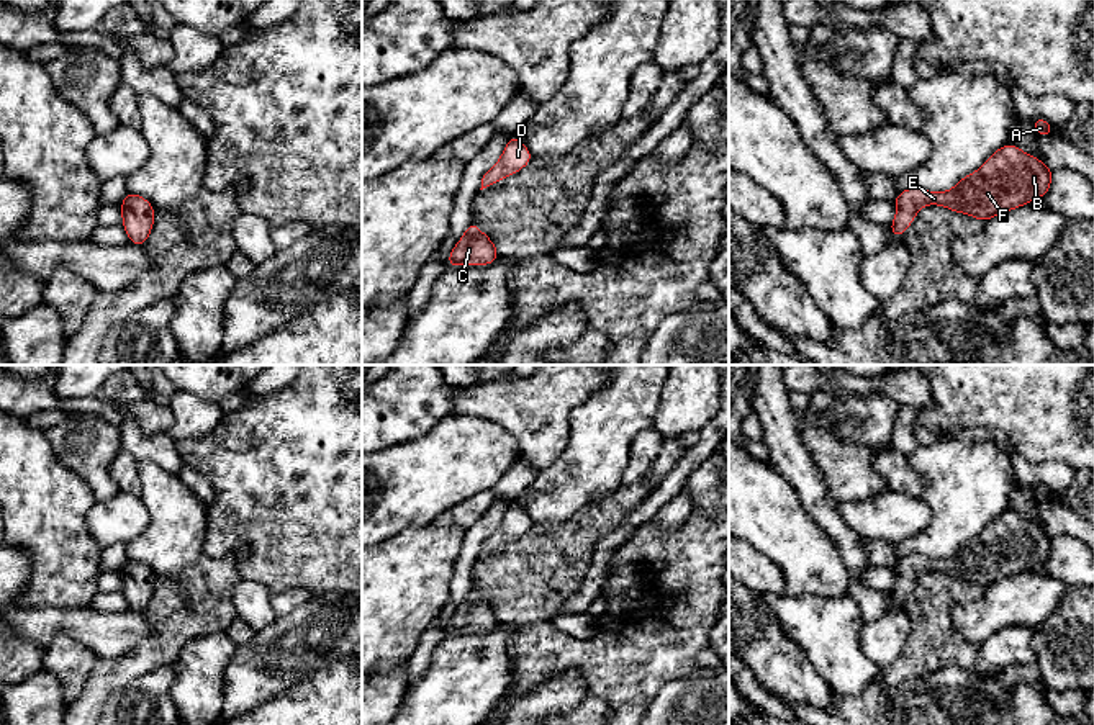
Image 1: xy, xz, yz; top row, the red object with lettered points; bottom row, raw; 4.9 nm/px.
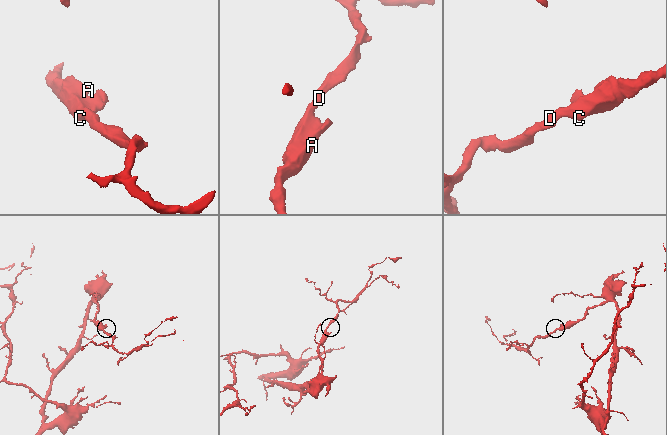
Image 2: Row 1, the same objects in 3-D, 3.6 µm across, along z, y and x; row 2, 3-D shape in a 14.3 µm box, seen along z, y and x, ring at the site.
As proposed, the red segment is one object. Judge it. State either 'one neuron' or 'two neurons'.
one neuron

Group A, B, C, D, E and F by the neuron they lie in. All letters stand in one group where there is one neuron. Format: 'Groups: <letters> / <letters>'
Groups: A B C D E F

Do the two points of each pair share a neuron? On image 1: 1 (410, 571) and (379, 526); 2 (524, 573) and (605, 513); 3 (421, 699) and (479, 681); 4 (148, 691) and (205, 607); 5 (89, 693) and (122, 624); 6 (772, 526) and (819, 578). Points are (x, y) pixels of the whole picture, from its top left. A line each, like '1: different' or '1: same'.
1: different
2: same
3: same
4: different
5: different
6: same

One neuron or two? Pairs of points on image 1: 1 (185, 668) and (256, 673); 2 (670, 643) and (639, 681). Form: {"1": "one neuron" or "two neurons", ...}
{"1": "two neurons", "2": "one neuron"}

